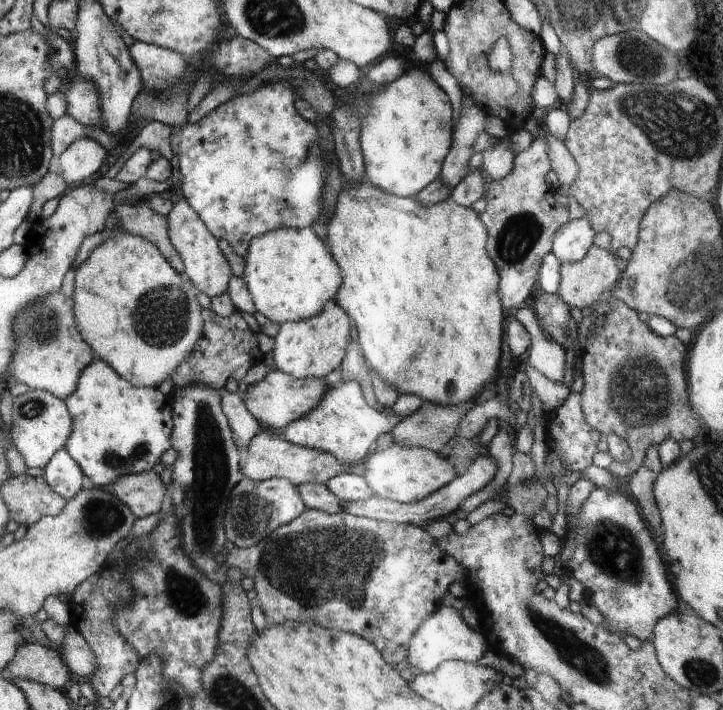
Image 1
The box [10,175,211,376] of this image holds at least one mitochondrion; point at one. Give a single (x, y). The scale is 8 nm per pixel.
(159, 317)

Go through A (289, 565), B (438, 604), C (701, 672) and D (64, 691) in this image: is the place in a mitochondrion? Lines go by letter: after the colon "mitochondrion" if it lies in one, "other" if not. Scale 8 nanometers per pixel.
A: mitochondrion
B: other
C: mitochondrion
D: other

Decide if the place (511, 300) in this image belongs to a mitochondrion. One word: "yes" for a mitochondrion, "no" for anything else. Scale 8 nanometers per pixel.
no

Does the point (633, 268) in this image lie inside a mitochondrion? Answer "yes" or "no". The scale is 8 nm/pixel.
no

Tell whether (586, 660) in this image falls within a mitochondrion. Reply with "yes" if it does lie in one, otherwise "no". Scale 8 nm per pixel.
yes

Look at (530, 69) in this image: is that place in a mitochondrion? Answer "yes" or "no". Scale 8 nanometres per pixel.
no

